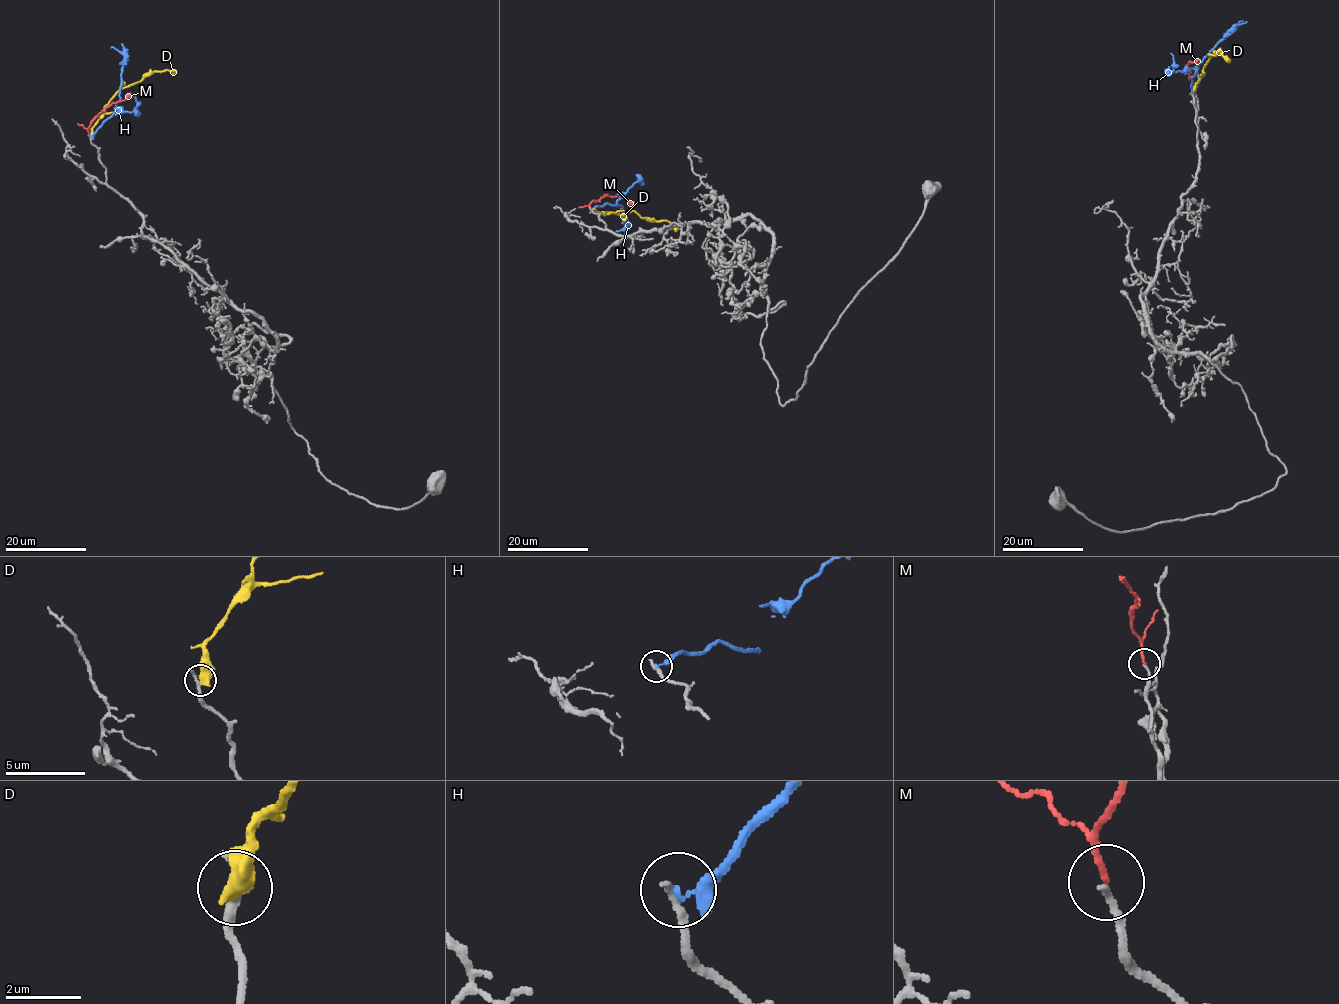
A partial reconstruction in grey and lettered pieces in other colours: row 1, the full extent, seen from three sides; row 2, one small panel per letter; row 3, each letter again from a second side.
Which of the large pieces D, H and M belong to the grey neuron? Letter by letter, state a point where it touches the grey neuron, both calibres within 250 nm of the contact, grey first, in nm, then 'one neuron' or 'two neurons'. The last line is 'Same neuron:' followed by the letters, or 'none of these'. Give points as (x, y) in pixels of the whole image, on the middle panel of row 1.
D: meets grey at (592, 210); 280 nm thick on the grey side, 600 nm on the other; two neurons
H: meets grey at (591, 209); 200 nm thick on the grey side, 100 nm on the other; two neurons
M: meets grey at (590, 208); 160 nm thick on the grey side, 150 nm on the other; one neuron
Same neuron: M

